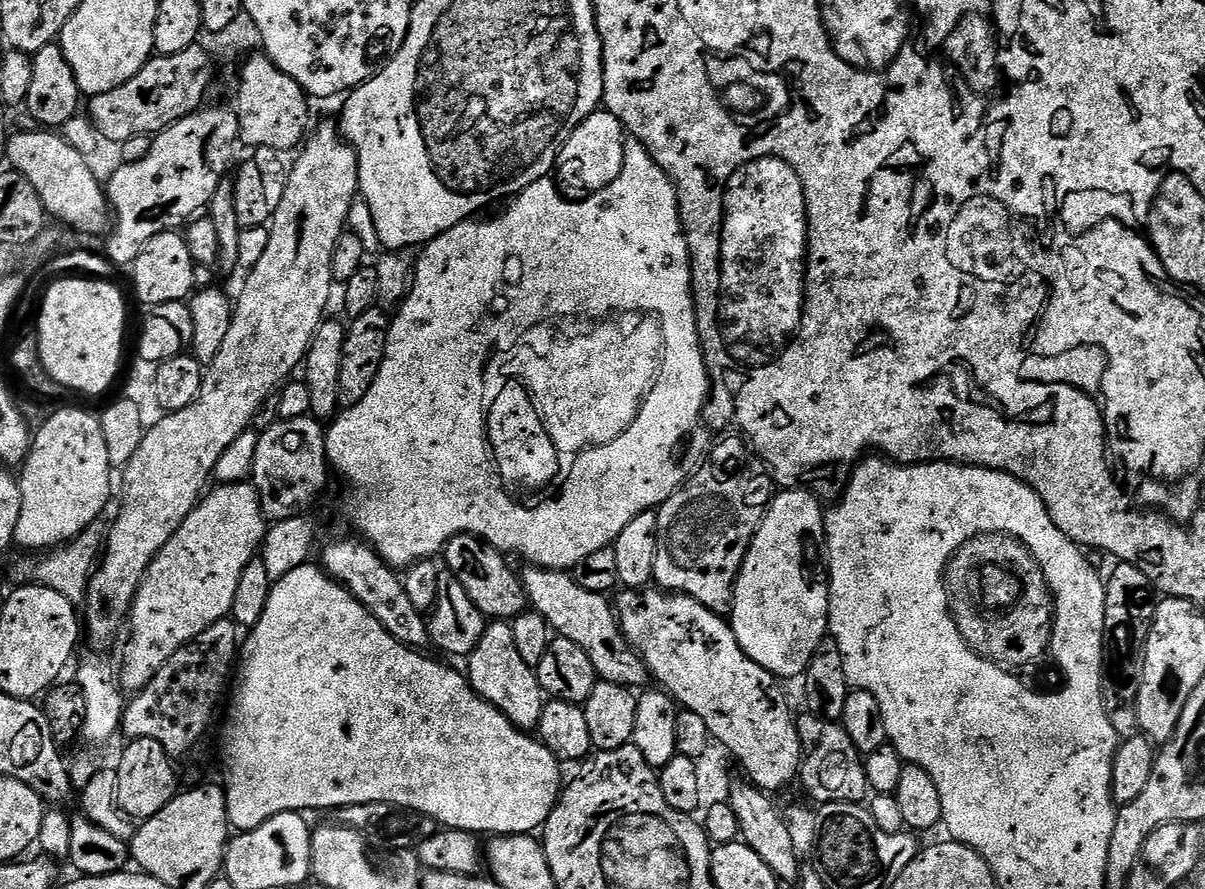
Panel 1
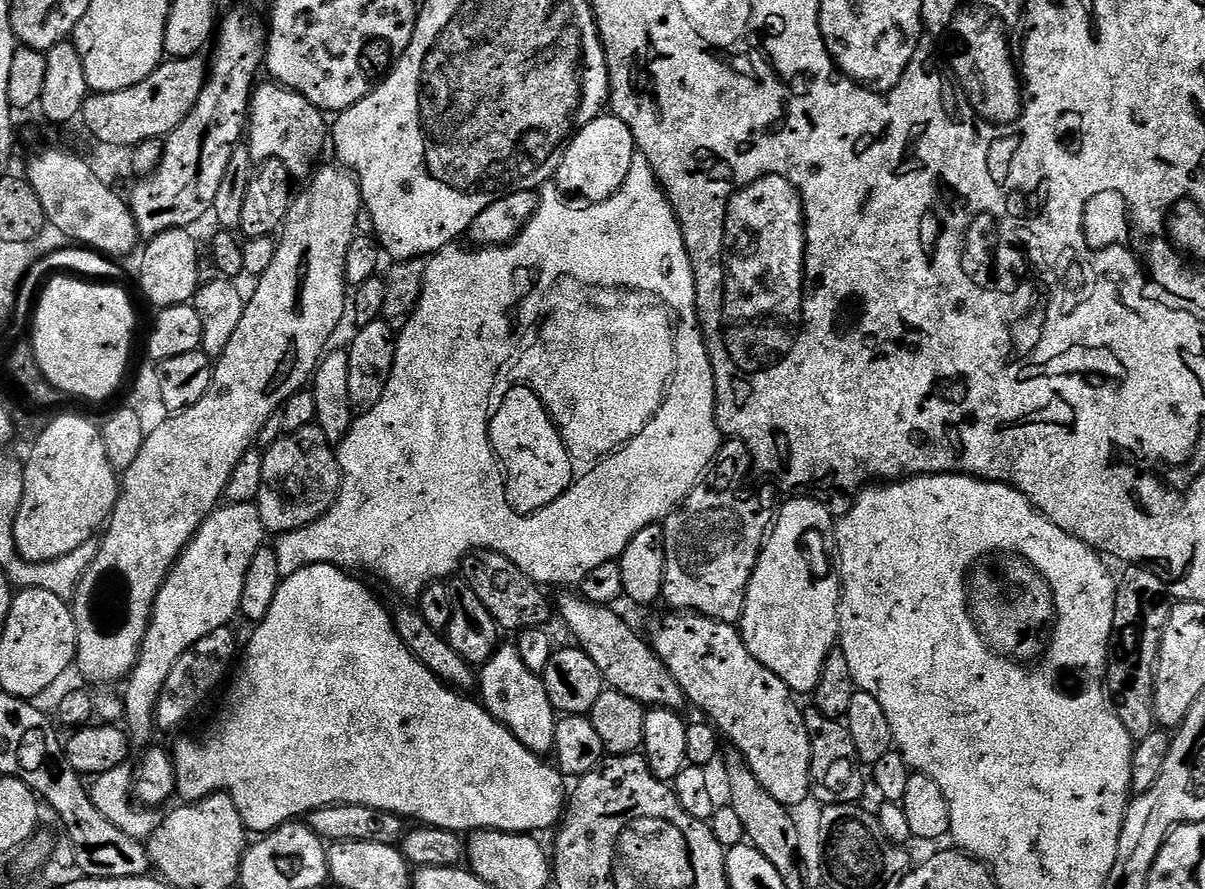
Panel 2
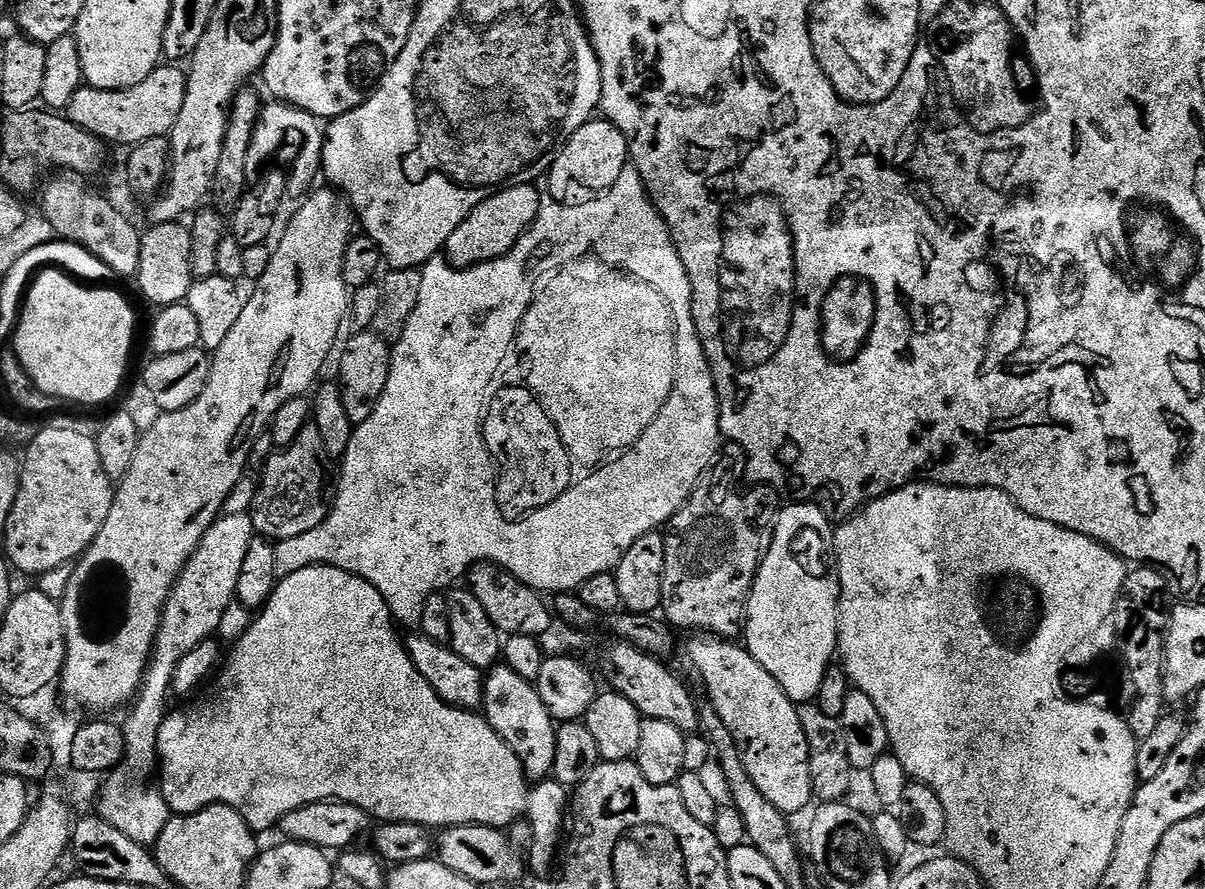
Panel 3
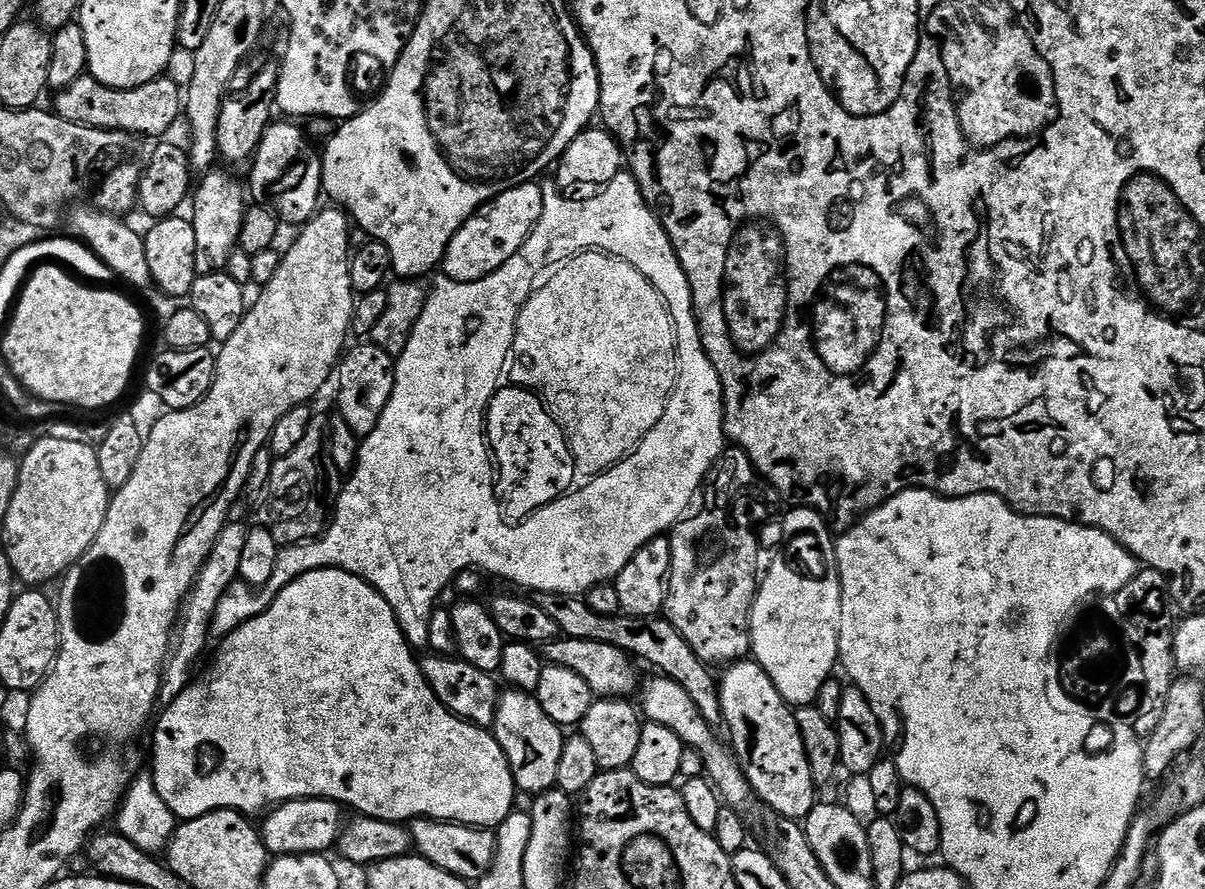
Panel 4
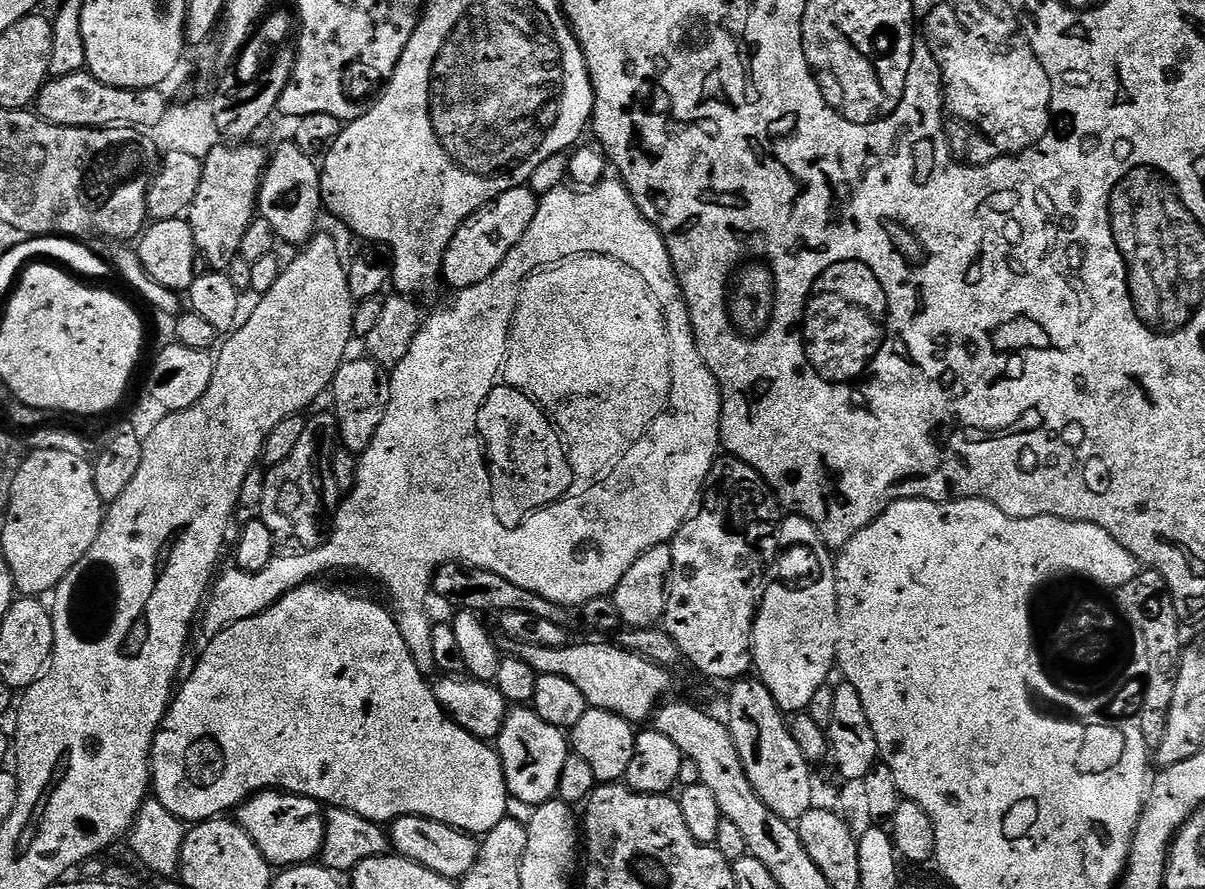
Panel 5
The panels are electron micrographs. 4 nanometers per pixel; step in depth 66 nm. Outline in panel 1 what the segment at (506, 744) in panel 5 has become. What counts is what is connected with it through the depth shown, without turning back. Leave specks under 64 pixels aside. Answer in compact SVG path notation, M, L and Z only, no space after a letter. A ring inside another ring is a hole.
M491 621L472 655L467 657L466 664L468 683L482 699L493 704L515 728L539 729L546 693L536 670L522 662L522 654L518 654L518 646L514 646L514 630L509 621Z

